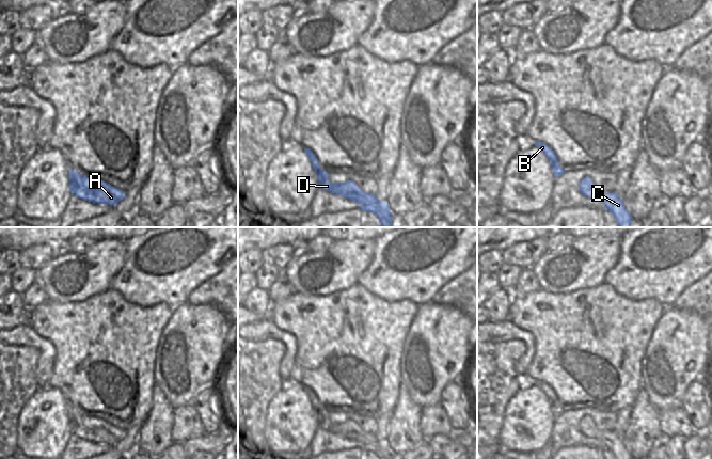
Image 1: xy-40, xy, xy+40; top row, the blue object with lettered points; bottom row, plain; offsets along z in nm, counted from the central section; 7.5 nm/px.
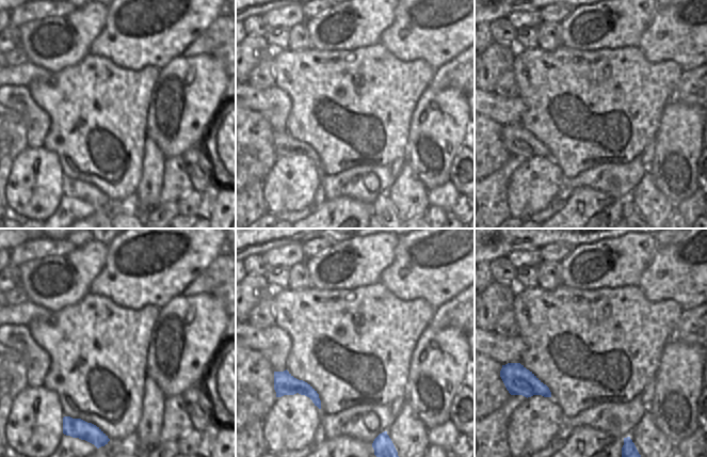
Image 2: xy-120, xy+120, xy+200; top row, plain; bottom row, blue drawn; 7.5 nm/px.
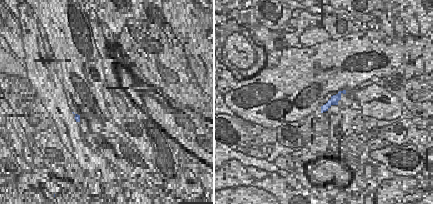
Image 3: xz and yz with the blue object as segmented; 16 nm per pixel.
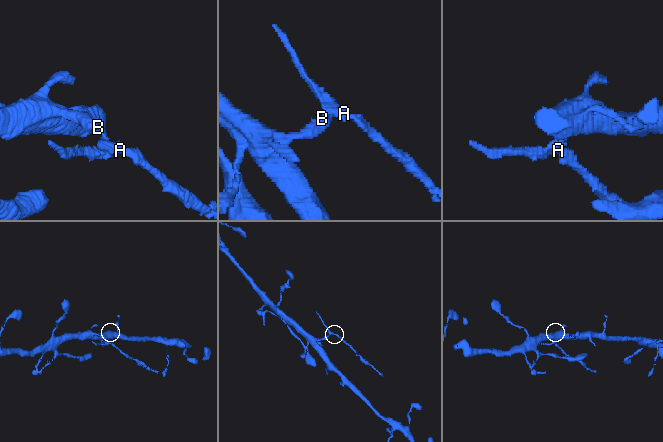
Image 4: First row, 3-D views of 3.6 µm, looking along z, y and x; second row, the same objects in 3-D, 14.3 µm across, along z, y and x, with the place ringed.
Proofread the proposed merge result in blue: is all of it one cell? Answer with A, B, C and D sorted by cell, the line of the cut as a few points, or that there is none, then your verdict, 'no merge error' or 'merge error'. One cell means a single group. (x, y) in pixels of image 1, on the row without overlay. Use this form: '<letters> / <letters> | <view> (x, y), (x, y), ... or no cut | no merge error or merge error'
A C D / B | xy (322, 409), (317, 413) | merge error

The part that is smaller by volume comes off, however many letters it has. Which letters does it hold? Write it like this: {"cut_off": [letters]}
{"cut_off": ["A", "C", "D"]}

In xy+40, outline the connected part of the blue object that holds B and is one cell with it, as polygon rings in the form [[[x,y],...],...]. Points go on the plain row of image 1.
[[[535,381],[535,384],[540,390],[542,390],[543,393],[545,394],[545,396],[550,399],[550,401],[552,403],[552,410],[554,412],[554,416],[557,417],[557,416],[561,415],[565,412],[565,410],[560,406],[560,403],[558,401],[558,397],[557,397],[556,393],[554,392],[554,390],[542,381]]]

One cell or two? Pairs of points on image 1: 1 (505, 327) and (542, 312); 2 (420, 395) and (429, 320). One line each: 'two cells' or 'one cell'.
1: two cells
2: one cell

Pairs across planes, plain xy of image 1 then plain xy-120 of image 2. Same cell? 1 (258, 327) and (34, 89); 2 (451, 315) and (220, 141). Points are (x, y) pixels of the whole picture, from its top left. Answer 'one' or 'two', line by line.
1: two
2: two

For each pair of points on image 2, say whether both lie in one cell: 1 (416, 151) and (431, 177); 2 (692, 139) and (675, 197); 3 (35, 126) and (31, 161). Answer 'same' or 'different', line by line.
1: same
2: same
3: different

